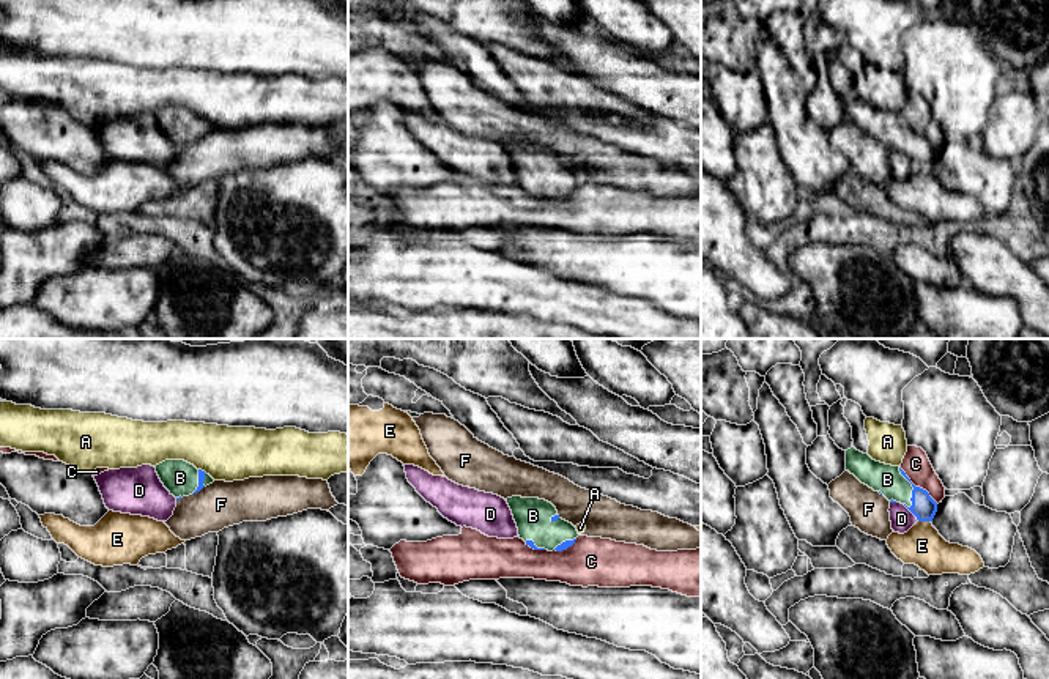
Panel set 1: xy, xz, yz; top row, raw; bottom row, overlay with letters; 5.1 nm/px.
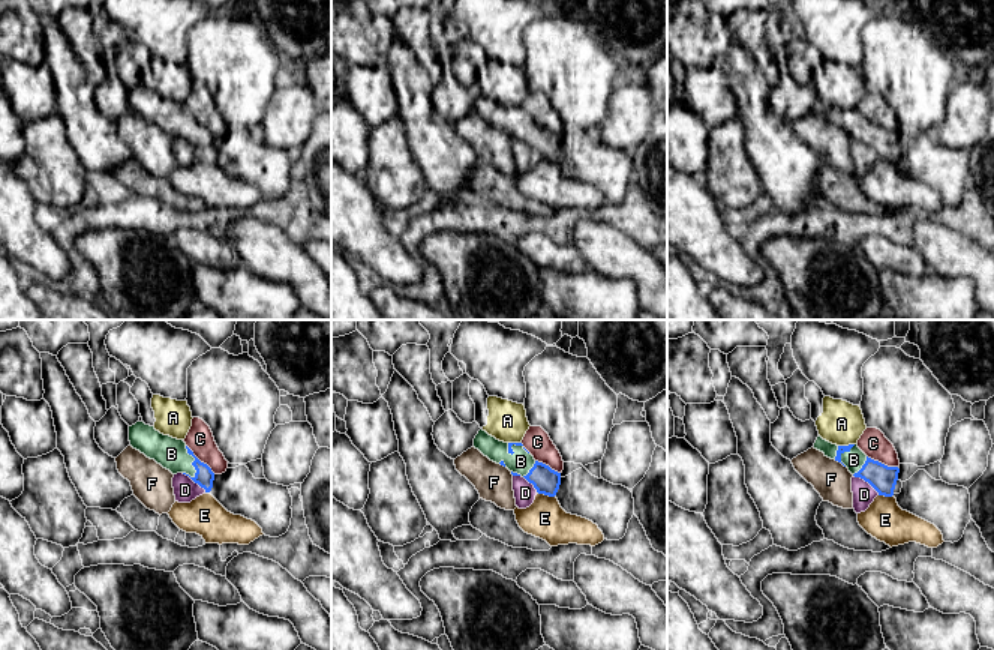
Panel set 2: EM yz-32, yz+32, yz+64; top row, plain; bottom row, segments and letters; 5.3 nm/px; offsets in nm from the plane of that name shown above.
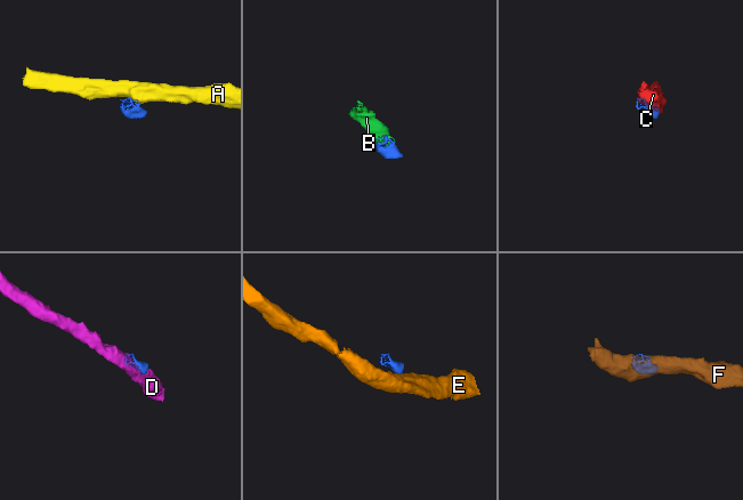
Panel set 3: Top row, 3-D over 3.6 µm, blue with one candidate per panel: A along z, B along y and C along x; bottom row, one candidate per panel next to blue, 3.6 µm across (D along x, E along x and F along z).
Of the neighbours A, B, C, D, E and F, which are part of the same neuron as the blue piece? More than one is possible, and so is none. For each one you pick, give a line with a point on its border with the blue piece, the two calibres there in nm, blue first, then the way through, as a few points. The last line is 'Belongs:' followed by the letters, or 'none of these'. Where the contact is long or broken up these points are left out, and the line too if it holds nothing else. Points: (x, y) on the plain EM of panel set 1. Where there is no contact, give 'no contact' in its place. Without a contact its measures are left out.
B: contact yz (914, 136); calibres 120 and 150 nm; way yz (923, 153), (914, 144), (914, 136), (898, 136), (887, 126)
Belongs: B

